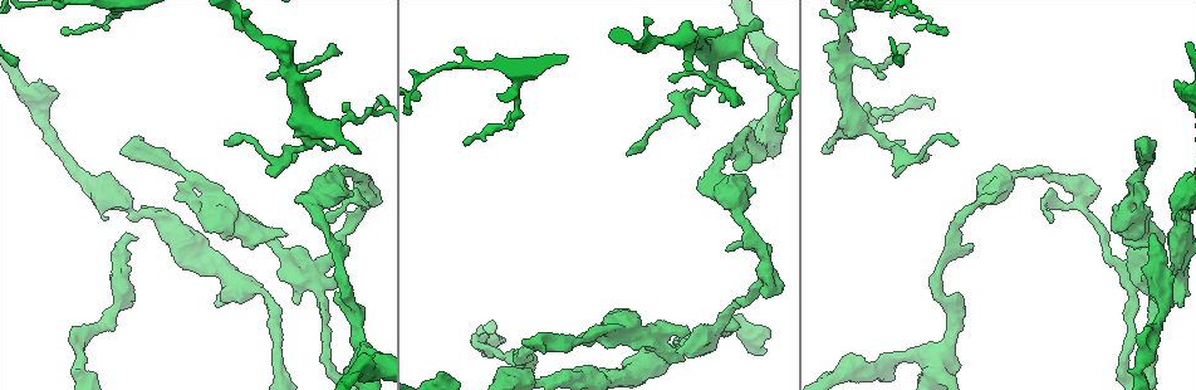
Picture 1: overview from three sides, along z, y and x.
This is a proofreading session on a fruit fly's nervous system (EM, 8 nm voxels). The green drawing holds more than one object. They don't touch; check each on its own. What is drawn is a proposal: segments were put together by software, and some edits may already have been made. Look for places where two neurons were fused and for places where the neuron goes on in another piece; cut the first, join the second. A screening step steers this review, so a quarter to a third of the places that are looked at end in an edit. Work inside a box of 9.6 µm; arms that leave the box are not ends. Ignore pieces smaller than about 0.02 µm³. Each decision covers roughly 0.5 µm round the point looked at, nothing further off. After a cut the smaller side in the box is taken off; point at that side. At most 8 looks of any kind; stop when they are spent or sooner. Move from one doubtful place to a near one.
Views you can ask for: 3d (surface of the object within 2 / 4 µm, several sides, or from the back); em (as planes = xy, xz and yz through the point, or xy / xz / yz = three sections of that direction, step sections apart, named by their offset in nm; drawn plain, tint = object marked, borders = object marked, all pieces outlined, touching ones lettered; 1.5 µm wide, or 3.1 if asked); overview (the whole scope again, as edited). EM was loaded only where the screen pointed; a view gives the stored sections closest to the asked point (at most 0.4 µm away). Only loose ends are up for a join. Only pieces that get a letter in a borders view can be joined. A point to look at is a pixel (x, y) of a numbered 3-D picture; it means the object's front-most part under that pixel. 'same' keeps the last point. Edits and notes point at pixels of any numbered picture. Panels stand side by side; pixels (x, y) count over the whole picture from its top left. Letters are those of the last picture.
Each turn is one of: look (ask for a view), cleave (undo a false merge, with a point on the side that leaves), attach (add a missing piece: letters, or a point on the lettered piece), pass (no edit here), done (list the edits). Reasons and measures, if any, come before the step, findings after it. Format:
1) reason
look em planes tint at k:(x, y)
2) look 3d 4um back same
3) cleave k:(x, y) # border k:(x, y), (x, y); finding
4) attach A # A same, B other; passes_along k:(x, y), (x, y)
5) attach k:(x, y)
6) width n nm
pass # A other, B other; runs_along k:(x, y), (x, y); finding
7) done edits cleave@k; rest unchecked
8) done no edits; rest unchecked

thin end
look 3d 4um at 1:(1051, 220)

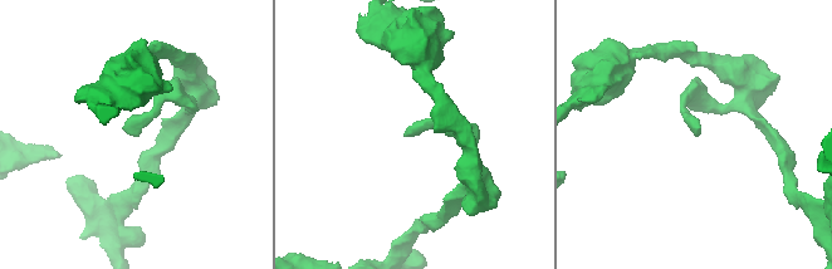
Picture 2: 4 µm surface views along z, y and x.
need the tissue
look em planes borders at 2:(124, 130)

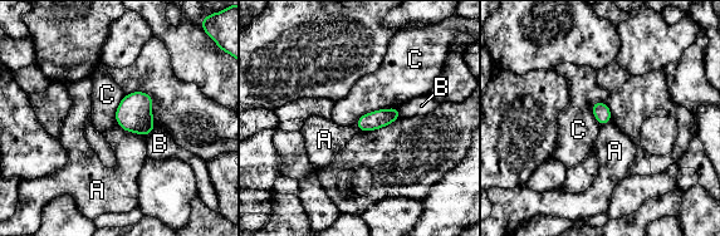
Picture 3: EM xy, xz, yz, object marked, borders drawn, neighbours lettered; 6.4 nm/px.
width 110 nm; longest_contact C 300 nm
pass # A other, B other, C other; no lettered piece goes on from it

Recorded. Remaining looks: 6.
branch stops here
look em planes tint at 1:(929, 154)

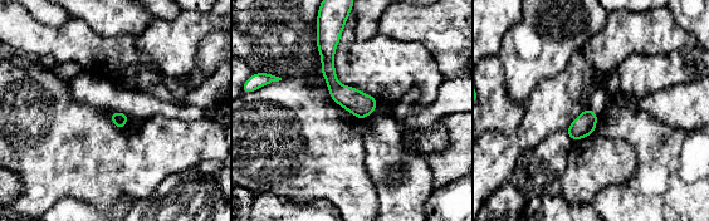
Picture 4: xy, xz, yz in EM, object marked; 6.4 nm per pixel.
what lies round it
look em planes borders same

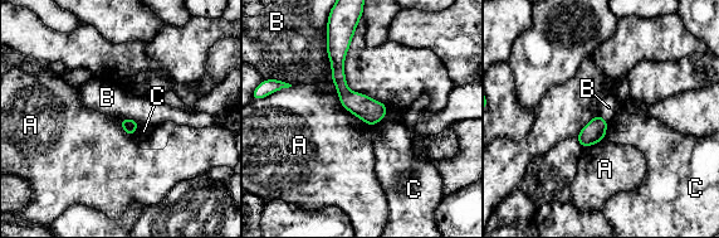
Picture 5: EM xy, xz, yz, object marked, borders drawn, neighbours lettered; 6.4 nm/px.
longest_contact B 400 nm
pass # A other, B other, C other; runs_along 5:(340, 48), (340, 84), (372, 121); no lettered piece goes on from it

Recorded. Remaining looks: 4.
an open end
look 3d 2um at 1:(945, 30)

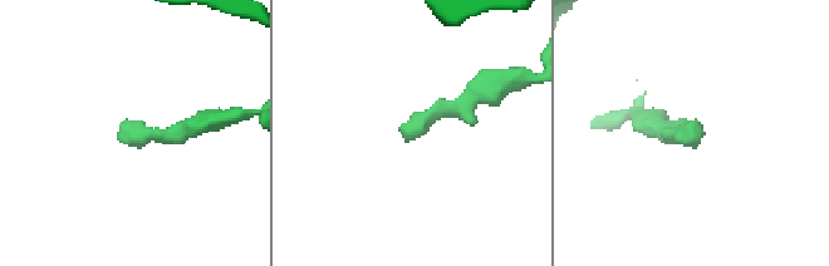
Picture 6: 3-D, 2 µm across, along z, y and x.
look em xy step 8 plain at 6:(688, 121)

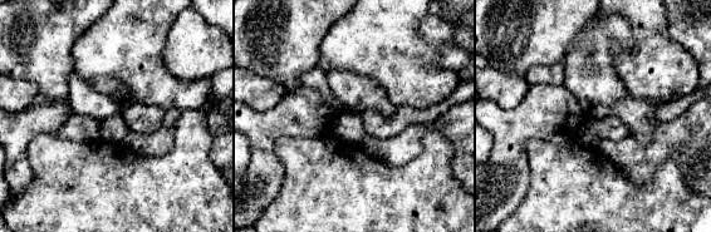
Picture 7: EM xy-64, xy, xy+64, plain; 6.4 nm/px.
see the neighbours
look em xy step 8 borders same

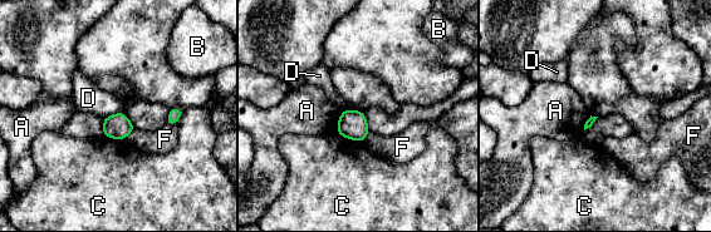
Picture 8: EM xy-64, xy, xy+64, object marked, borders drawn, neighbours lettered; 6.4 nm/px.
longest_contact C 190 nm
pass # A other, B other, C other, D other, F other; none of them fits

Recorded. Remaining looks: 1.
done no edits; rest unchecked

